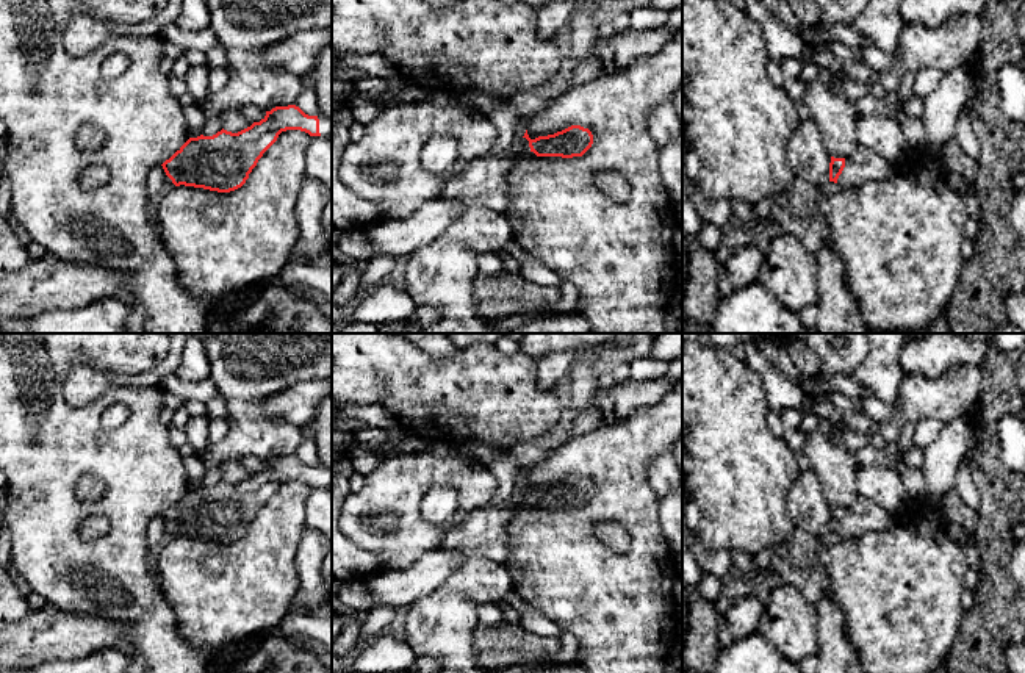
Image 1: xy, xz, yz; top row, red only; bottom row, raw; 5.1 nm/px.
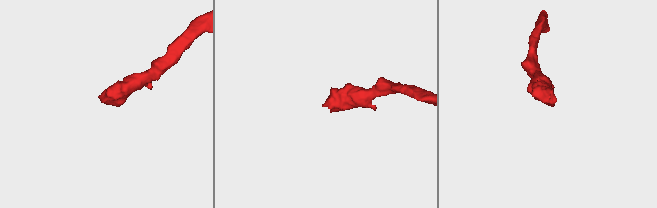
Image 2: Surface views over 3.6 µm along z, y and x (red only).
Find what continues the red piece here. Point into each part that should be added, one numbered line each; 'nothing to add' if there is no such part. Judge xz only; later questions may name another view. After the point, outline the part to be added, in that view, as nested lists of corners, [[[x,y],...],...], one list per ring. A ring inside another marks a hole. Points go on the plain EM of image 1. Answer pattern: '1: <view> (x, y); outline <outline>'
1: xz (484, 532); outline [[[526,488],[515,490],[505,502],[471,512],[459,526],[446,532],[440,548],[501,563],[509,554],[512,520],[526,506],[537,507]]]

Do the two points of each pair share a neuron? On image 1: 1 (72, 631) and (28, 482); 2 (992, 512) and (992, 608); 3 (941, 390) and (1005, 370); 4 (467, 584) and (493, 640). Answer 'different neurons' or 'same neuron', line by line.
1: different neurons
2: same neuron
3: different neurons
4: different neurons

